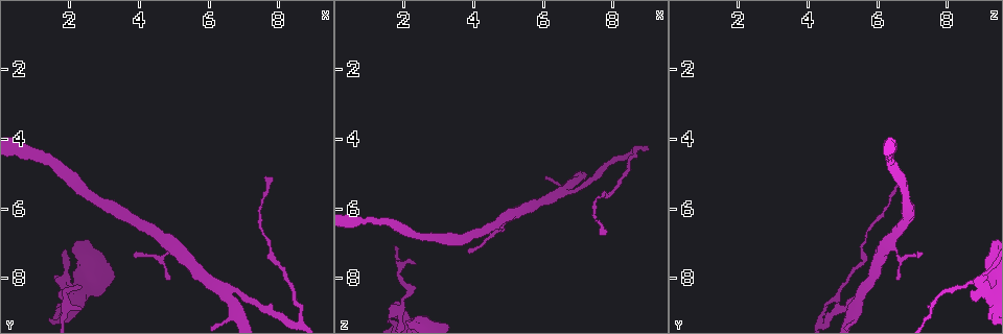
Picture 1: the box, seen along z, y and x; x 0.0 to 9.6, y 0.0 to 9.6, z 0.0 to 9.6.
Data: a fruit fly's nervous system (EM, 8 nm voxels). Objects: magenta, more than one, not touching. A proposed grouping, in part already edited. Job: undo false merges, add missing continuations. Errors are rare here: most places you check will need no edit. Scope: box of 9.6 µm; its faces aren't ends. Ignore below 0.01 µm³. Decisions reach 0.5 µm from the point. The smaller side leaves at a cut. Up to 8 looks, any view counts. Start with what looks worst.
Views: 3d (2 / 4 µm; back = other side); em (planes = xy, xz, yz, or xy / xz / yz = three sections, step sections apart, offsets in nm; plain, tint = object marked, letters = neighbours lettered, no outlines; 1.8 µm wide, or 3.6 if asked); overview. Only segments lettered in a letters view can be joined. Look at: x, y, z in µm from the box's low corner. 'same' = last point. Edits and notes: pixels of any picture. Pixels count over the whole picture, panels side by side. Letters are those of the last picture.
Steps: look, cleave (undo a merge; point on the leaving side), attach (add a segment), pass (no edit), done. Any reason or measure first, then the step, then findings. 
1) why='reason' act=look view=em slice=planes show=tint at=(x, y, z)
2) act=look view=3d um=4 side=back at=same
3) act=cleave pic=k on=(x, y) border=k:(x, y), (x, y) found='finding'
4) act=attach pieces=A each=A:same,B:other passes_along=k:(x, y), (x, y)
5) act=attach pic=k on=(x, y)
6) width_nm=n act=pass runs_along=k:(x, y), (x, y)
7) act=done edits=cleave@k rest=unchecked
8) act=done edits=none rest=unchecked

why='abrupt turn' act=look view=em slice=planes show=tint at=(1.95, 8.20, 8.95)

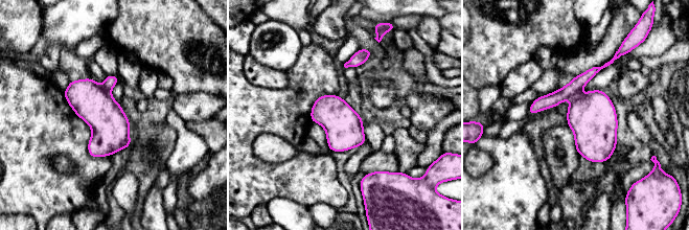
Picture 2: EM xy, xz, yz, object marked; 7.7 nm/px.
act=look view=em slice=planes show=letters at=same

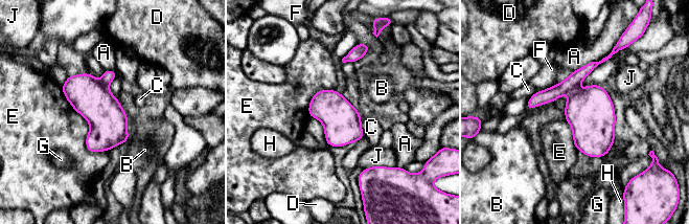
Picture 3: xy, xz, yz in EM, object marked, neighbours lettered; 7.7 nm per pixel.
act=cleave pic=3 on=(108, 75) each=A:other,B:other,C:other,D:other,E:other,F:other,G:other,H:other,J:other found='a second cell is stuck on'

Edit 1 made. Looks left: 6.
why='branch stops here' act=look view=em slice=yz step=4 show=tint at=(7.60, 5.05, 6.75)

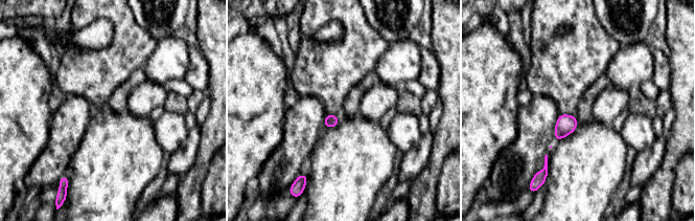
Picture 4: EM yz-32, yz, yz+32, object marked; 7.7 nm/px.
act=look view=em slice=planes show=letters at=same

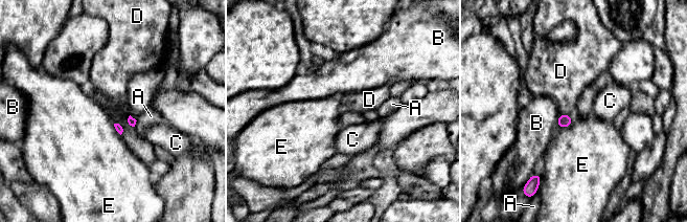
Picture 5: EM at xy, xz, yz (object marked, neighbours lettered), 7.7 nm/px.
act=pass each=A:other,B:other,C:other,D:other,E:other border=5:(562, 113), (571, 116) found='no lettered segment goes on from it'

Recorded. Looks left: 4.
act=done edits=cleave@3 rest=unchecked

